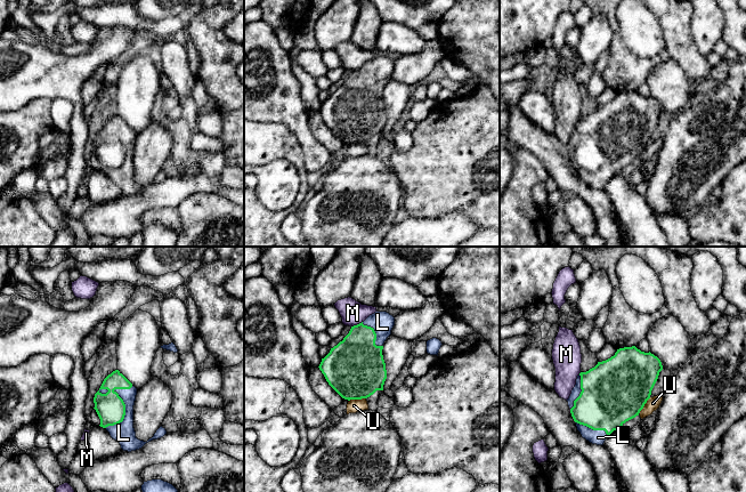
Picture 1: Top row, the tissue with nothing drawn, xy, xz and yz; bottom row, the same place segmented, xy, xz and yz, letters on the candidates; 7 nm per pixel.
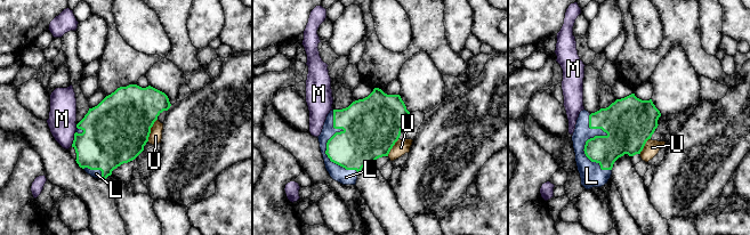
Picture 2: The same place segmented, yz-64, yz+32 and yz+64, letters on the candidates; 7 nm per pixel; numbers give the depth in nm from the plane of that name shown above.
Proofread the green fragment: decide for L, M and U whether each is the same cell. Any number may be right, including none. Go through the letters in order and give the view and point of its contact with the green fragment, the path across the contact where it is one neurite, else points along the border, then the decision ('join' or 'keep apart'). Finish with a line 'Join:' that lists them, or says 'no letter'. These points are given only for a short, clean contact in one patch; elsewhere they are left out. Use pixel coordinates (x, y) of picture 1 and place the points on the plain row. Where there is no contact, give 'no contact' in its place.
L: meets green in xy at (124, 150); join
M: meets green in xz at (357, 69); keep apart
U: meets green in xz at (357, 143); keep apart
Join: L

